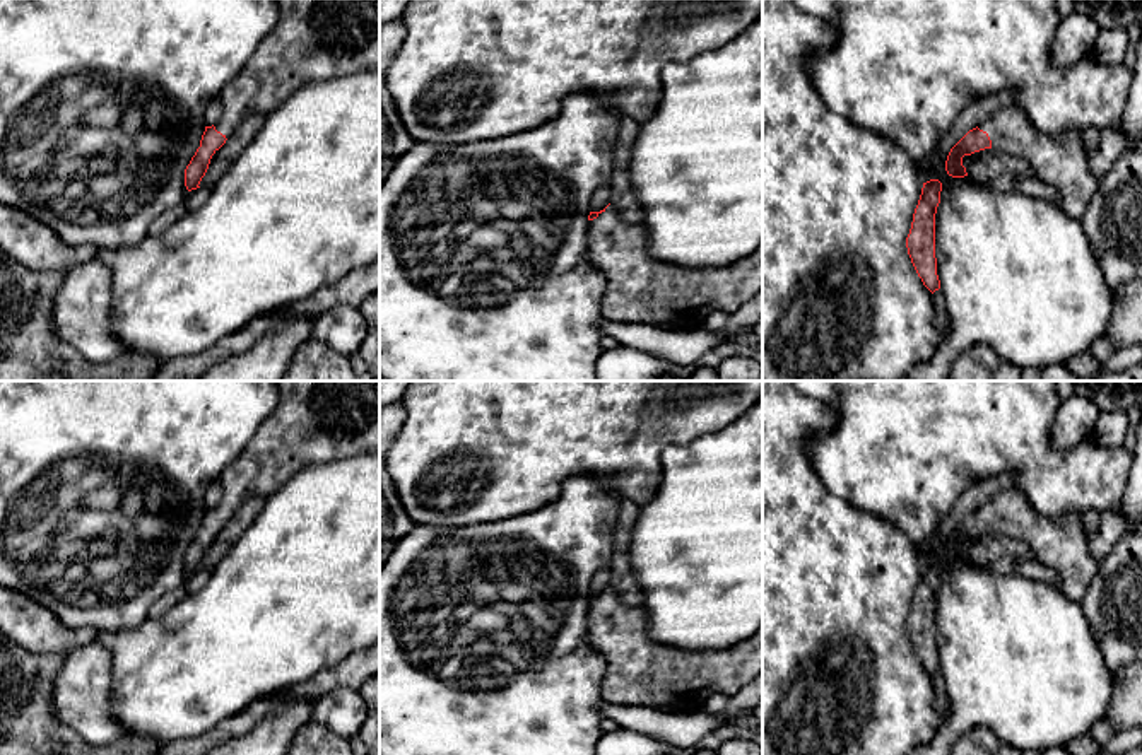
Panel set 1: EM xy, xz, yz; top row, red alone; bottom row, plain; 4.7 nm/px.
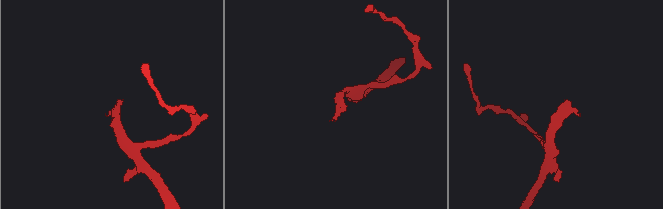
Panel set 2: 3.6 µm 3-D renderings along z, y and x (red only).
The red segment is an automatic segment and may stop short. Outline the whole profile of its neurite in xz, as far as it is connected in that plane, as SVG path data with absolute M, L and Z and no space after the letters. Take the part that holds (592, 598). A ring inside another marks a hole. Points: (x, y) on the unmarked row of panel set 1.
M610 586L588 598L586 641L605 659L603 704L696 712L715 695L735 695L762 673L762 625L725 651L682 651L648 635L645 606L627 606Z

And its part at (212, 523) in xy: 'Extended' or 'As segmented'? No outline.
Extended

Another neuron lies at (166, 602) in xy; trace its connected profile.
M180 586L173 589L171 593L161 596L157 601L154 601L150 617L159 618L164 615L169 608L173 608L178 601L186 598L186 586Z

